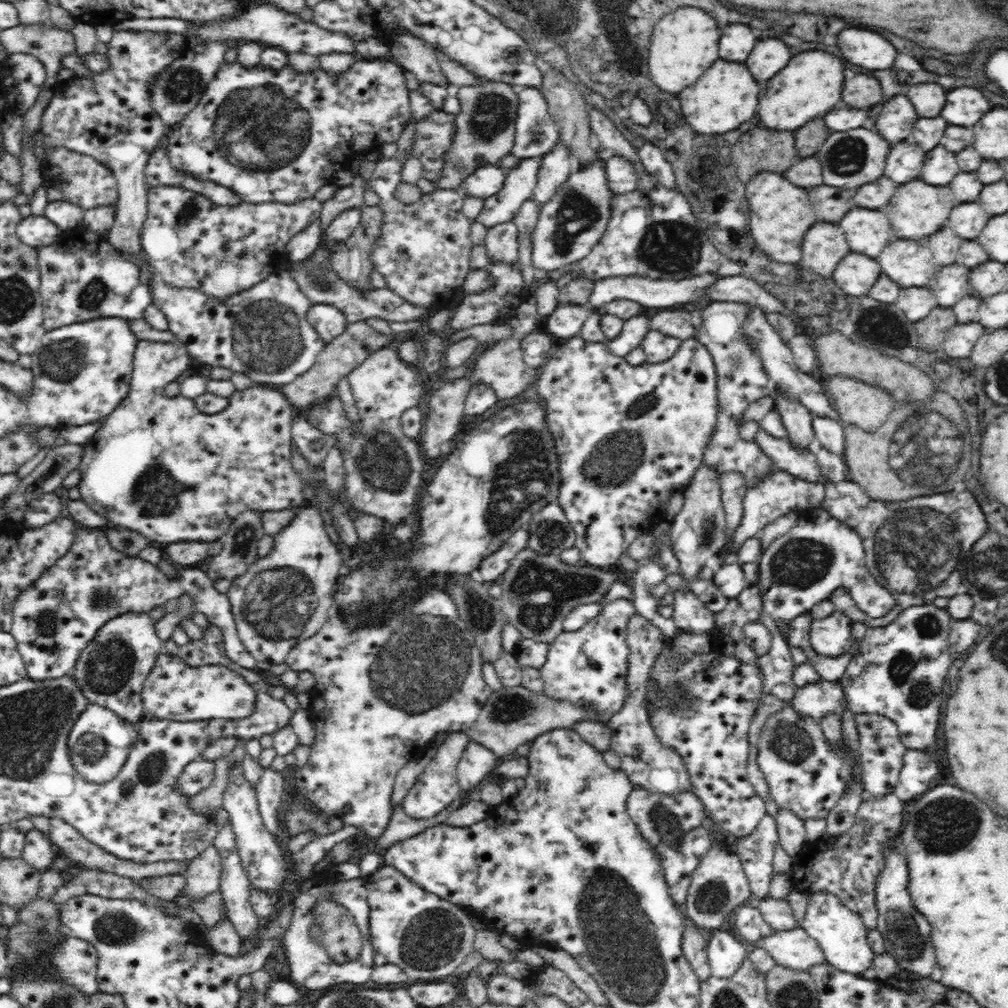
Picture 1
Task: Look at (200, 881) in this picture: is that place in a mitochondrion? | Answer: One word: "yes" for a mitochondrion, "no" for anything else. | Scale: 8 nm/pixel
no

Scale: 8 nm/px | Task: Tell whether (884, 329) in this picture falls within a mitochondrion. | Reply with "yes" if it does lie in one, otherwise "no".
yes

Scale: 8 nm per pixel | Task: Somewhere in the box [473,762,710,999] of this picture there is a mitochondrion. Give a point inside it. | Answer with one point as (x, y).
(662, 819)

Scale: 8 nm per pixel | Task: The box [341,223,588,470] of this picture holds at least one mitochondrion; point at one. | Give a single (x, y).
(418, 272)

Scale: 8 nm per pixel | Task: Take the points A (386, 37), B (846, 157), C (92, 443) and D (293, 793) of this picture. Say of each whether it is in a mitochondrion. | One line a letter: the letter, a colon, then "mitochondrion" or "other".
A: other
B: mitochondrion
C: other
D: other

